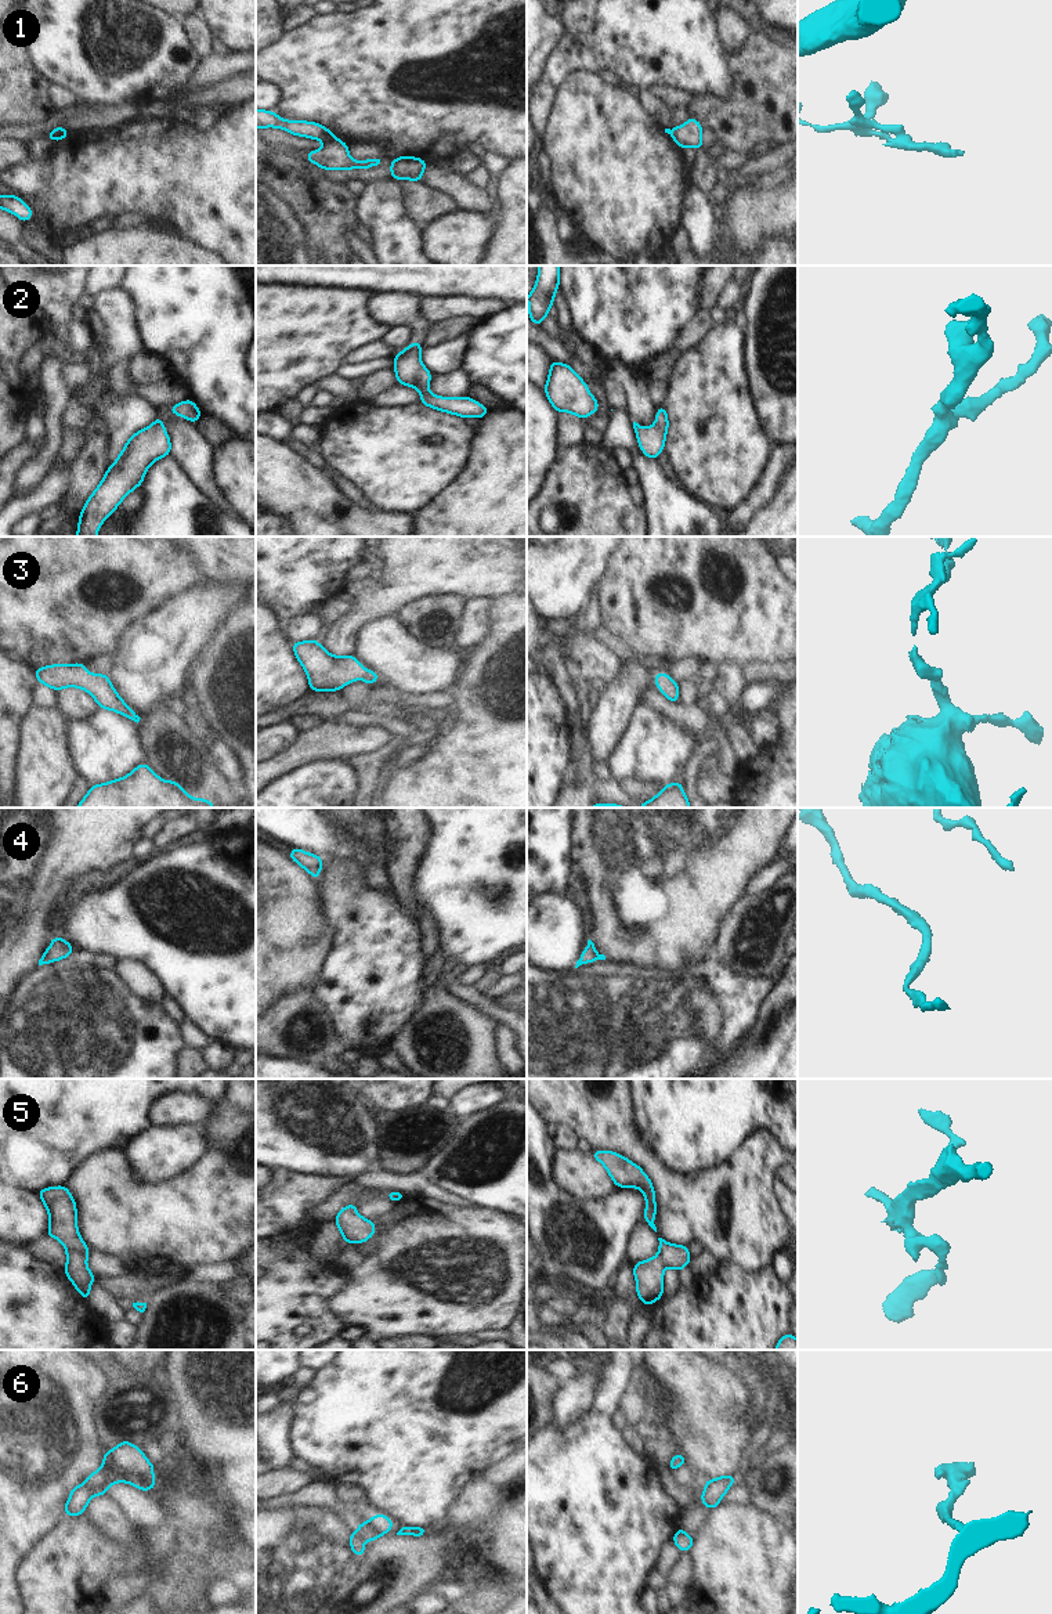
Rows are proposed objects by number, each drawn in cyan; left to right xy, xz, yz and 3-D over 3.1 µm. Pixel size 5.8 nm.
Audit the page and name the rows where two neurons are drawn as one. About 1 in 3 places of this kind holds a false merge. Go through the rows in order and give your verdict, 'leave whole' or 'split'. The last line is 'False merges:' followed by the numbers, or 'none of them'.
1: split
2: leave whole
3: leave whole
4: leave whole
5: leave whole
6: split
False merges: 1, 6

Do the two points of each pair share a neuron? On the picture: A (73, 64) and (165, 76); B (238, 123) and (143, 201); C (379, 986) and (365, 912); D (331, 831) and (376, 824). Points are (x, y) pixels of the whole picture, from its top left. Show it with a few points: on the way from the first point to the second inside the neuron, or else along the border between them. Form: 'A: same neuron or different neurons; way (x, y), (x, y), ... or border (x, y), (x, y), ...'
A: same neuron; way (96, 65), (143, 68)
B: same neuron; way (214, 147), (185, 176), (166, 177)
C: same neuron; way (375, 968), (375, 939), (371, 930)
D: different neurons; border (364, 834), (372, 847), (371, 863)

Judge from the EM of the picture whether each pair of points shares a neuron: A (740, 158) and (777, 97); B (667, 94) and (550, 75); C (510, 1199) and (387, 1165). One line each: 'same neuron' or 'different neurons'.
A: different neurons
B: different neurons
C: same neuron

